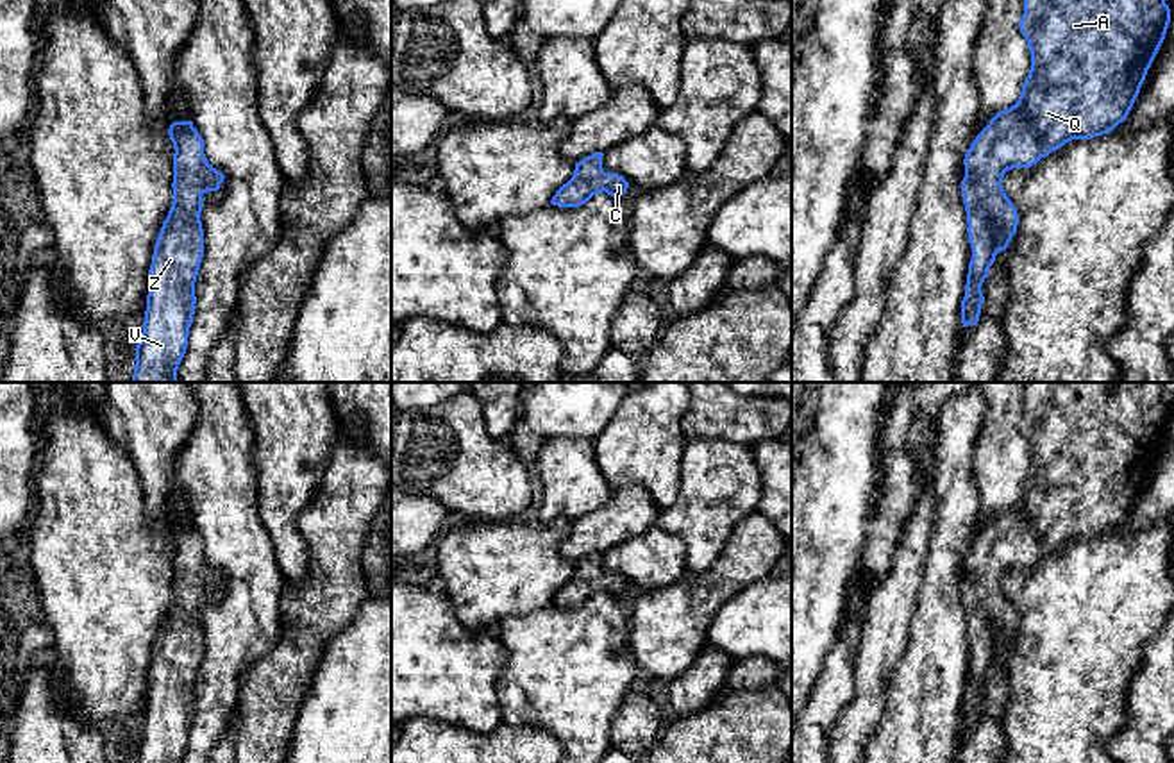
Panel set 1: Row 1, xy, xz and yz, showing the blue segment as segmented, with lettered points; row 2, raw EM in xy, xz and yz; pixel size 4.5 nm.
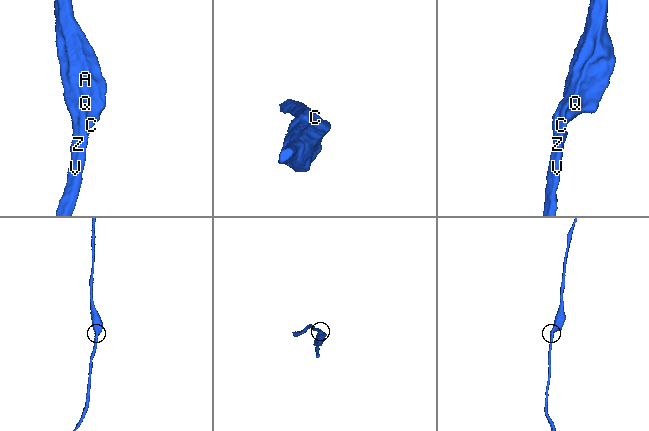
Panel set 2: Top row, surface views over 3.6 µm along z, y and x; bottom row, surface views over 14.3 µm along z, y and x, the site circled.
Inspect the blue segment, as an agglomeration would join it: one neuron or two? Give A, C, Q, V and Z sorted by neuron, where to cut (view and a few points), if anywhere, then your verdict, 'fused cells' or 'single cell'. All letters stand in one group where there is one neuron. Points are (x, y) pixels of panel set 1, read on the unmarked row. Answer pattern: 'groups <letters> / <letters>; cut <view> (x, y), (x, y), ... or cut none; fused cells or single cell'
groups A C Q V Z; cut none; single cell

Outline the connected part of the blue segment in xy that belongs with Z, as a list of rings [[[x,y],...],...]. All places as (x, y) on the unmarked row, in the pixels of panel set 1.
[[[173,522],[173,602],[157,636],[136,763],[180,763],[195,715],[195,683],[204,658],[202,595],[218,591],[223,574],[204,554],[193,522]]]

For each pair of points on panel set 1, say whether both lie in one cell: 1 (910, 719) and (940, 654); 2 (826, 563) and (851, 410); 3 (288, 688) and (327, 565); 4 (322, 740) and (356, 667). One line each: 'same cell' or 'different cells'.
1: same cell
2: same cell
3: same cell
4: same cell

